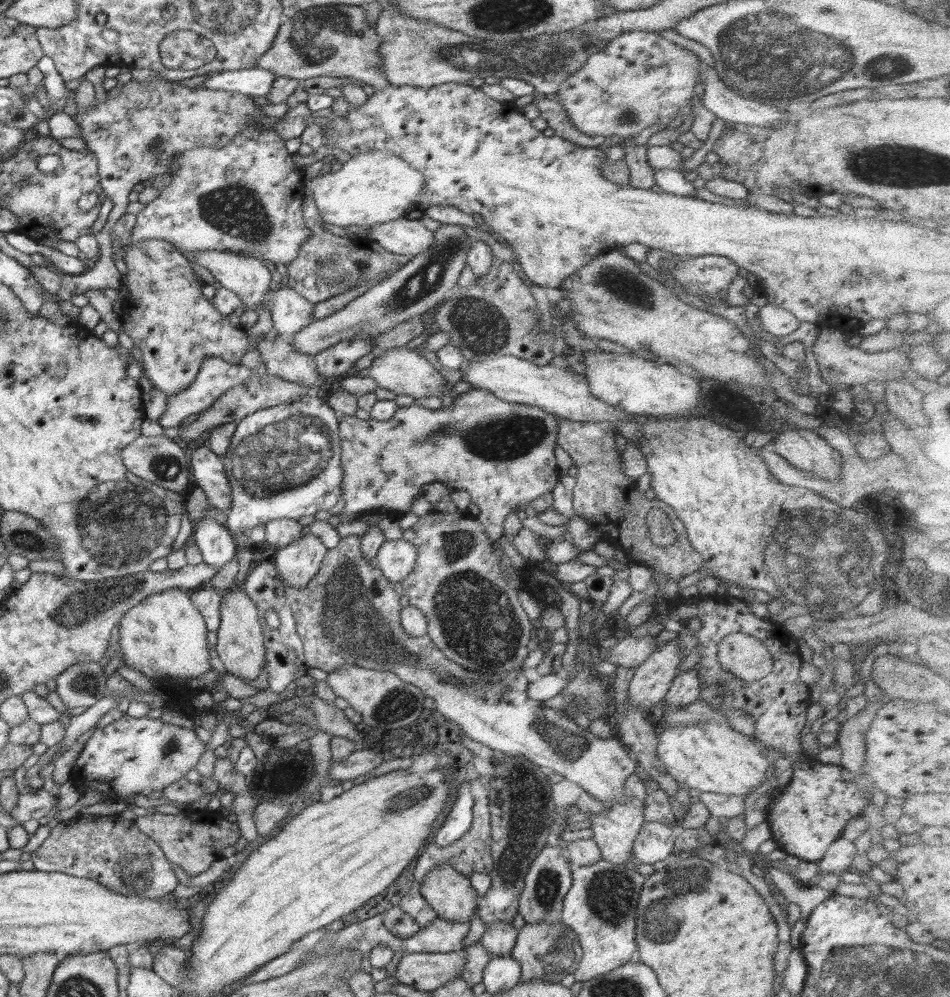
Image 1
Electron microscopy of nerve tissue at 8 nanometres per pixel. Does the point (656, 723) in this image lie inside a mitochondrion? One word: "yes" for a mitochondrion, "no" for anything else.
no

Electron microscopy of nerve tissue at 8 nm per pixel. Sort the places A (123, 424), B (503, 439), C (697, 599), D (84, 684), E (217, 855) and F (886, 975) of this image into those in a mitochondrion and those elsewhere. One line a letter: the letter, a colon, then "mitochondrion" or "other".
A: other
B: mitochondrion
C: other
D: mitochondrion
E: other
F: mitochondrion

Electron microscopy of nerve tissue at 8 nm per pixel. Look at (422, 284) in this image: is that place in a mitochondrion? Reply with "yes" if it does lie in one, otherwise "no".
yes

